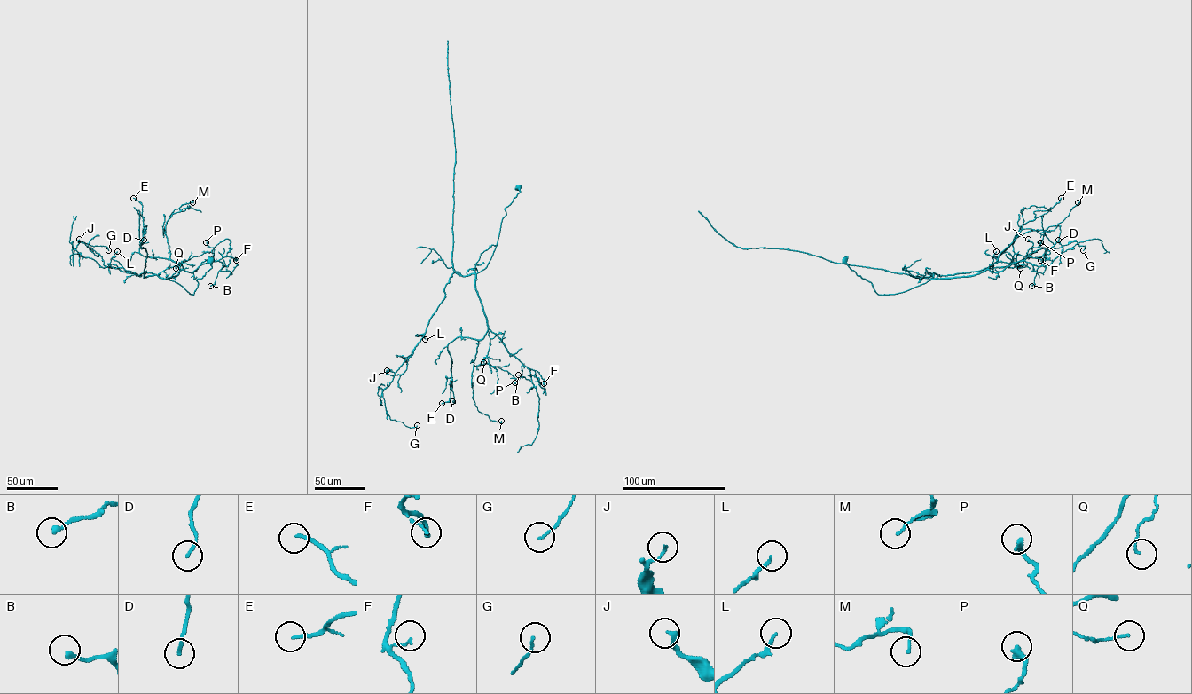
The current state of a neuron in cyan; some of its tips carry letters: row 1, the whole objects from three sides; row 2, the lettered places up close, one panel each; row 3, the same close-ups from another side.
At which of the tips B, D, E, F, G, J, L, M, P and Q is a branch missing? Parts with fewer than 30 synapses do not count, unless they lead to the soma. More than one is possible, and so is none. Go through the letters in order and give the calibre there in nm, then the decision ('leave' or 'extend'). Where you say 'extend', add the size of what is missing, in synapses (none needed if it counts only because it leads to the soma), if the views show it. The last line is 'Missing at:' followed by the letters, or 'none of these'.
B: calibre 240 nm; leave
D: calibre 140 nm; leave
E: calibre 150 nm; leave
F: calibre 110 nm; leave
G: calibre 100 nm; leave
J: calibre 180 nm; leave
L: calibre 120 nm; leave
M: calibre 110 nm; leave
P: calibre 280 nm; leave
Q: calibre 80 nm; leave
Missing at: none of these

